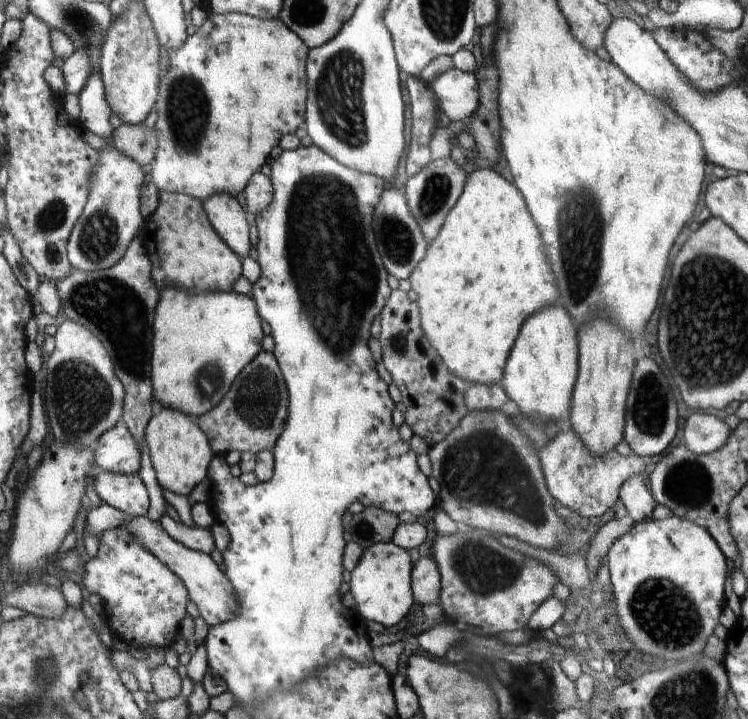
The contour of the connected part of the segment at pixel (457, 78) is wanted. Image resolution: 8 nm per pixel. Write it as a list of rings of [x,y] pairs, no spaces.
[[[453,67],[432,80],[431,86],[438,106],[453,127],[461,127],[476,112],[480,92],[474,73],[465,73]]]

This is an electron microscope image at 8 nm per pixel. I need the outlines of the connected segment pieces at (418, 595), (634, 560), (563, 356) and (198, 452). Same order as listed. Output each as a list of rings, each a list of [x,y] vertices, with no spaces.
[[[420,556],[412,568],[412,596],[414,602],[424,608],[438,604],[441,594],[441,572],[438,572],[430,556]]]
[[[672,515],[667,519],[646,519],[634,523],[632,528],[610,546],[608,570],[612,594],[616,602],[616,614],[620,630],[632,642],[634,648],[644,654],[668,660],[688,660],[702,654],[708,638],[719,624],[725,604],[724,584],[730,575],[731,564],[716,541],[705,528]]]
[[[546,306],[540,312],[532,314],[520,328],[520,336],[516,338],[514,348],[508,354],[508,362],[504,366],[504,374],[500,384],[516,402],[516,406],[526,414],[532,416],[534,420],[560,420],[568,418],[568,408],[570,408],[570,394],[576,382],[578,374],[578,329],[566,310],[562,306]]]
[[[156,405],[146,426],[145,444],[148,444],[148,454],[159,485],[178,496],[189,497],[194,488],[206,479],[210,462],[215,456],[197,419],[168,406]]]

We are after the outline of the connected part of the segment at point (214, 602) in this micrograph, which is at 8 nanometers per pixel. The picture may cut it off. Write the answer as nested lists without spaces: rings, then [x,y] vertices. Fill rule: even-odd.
[[[147,516],[132,517],[125,528],[149,550],[162,564],[166,565],[178,578],[182,579],[189,592],[189,599],[194,602],[198,612],[209,627],[234,620],[240,614],[240,604],[235,590],[225,572],[218,569],[216,561],[205,552],[192,550],[170,538],[159,521],[152,521]]]

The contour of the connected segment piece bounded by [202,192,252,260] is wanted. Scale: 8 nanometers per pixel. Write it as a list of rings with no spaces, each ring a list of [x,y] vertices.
[[[218,193],[202,200],[202,208],[218,236],[243,260],[250,254],[250,235],[246,212],[240,199]]]

